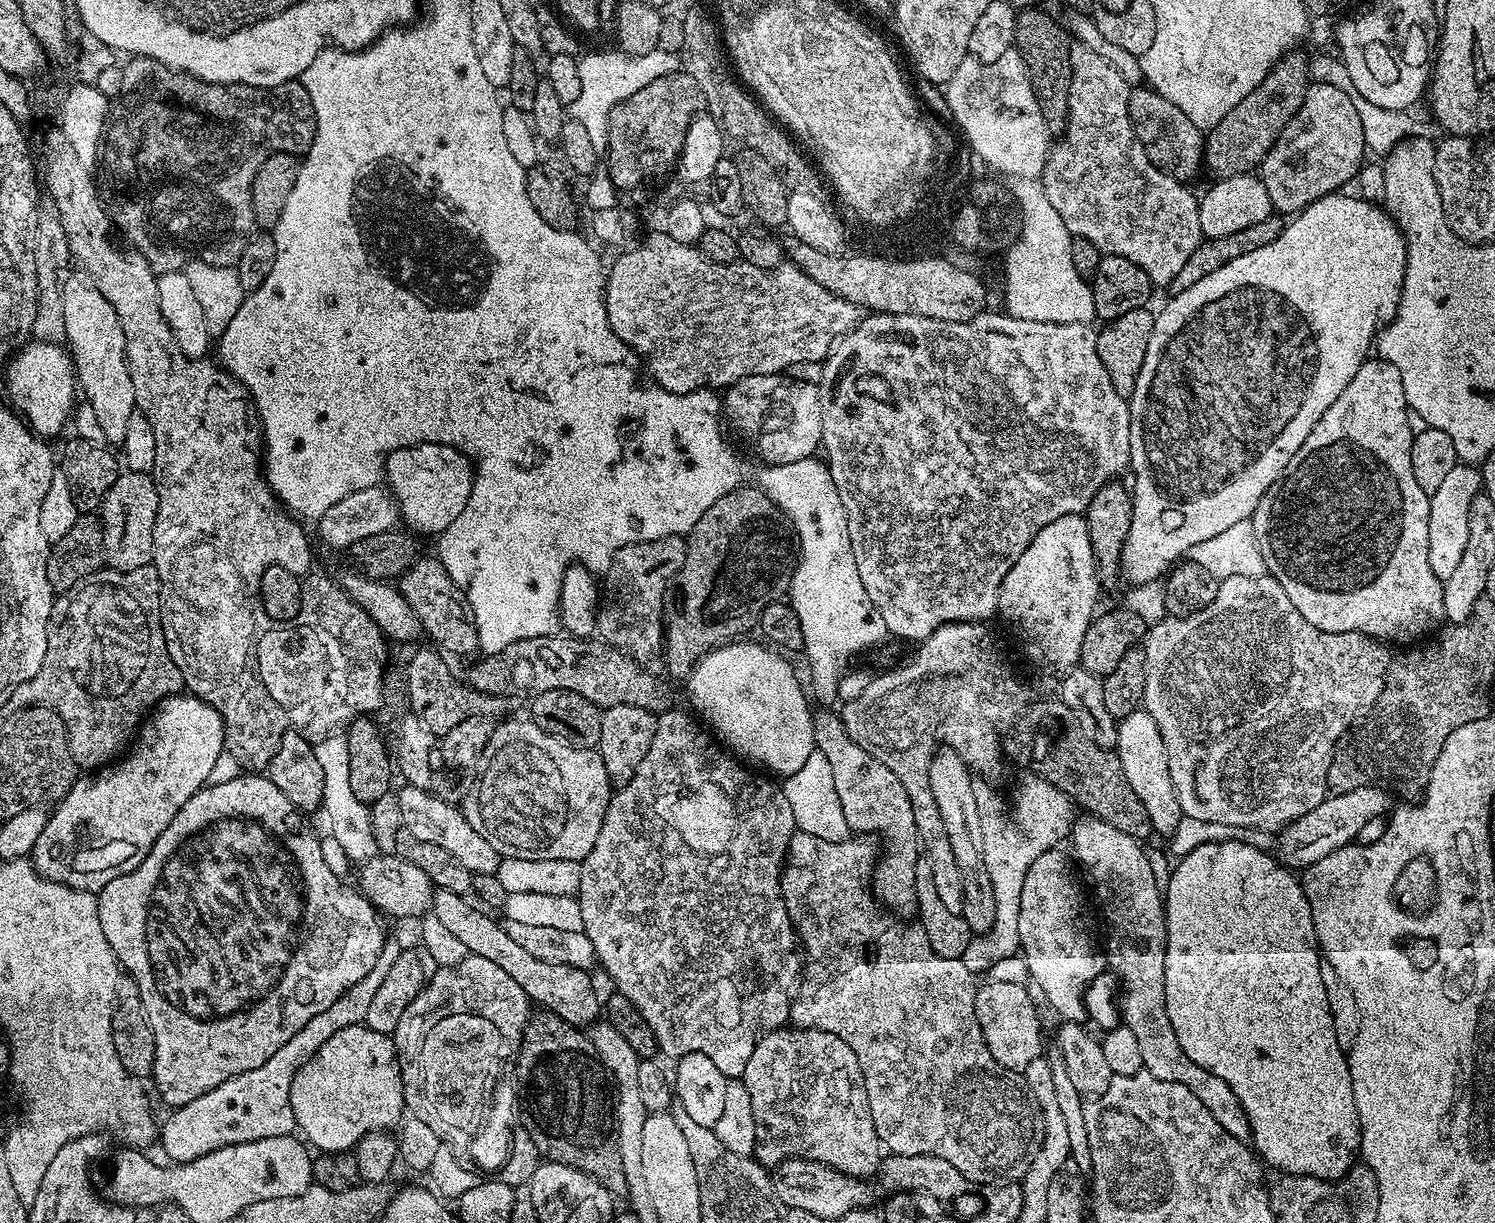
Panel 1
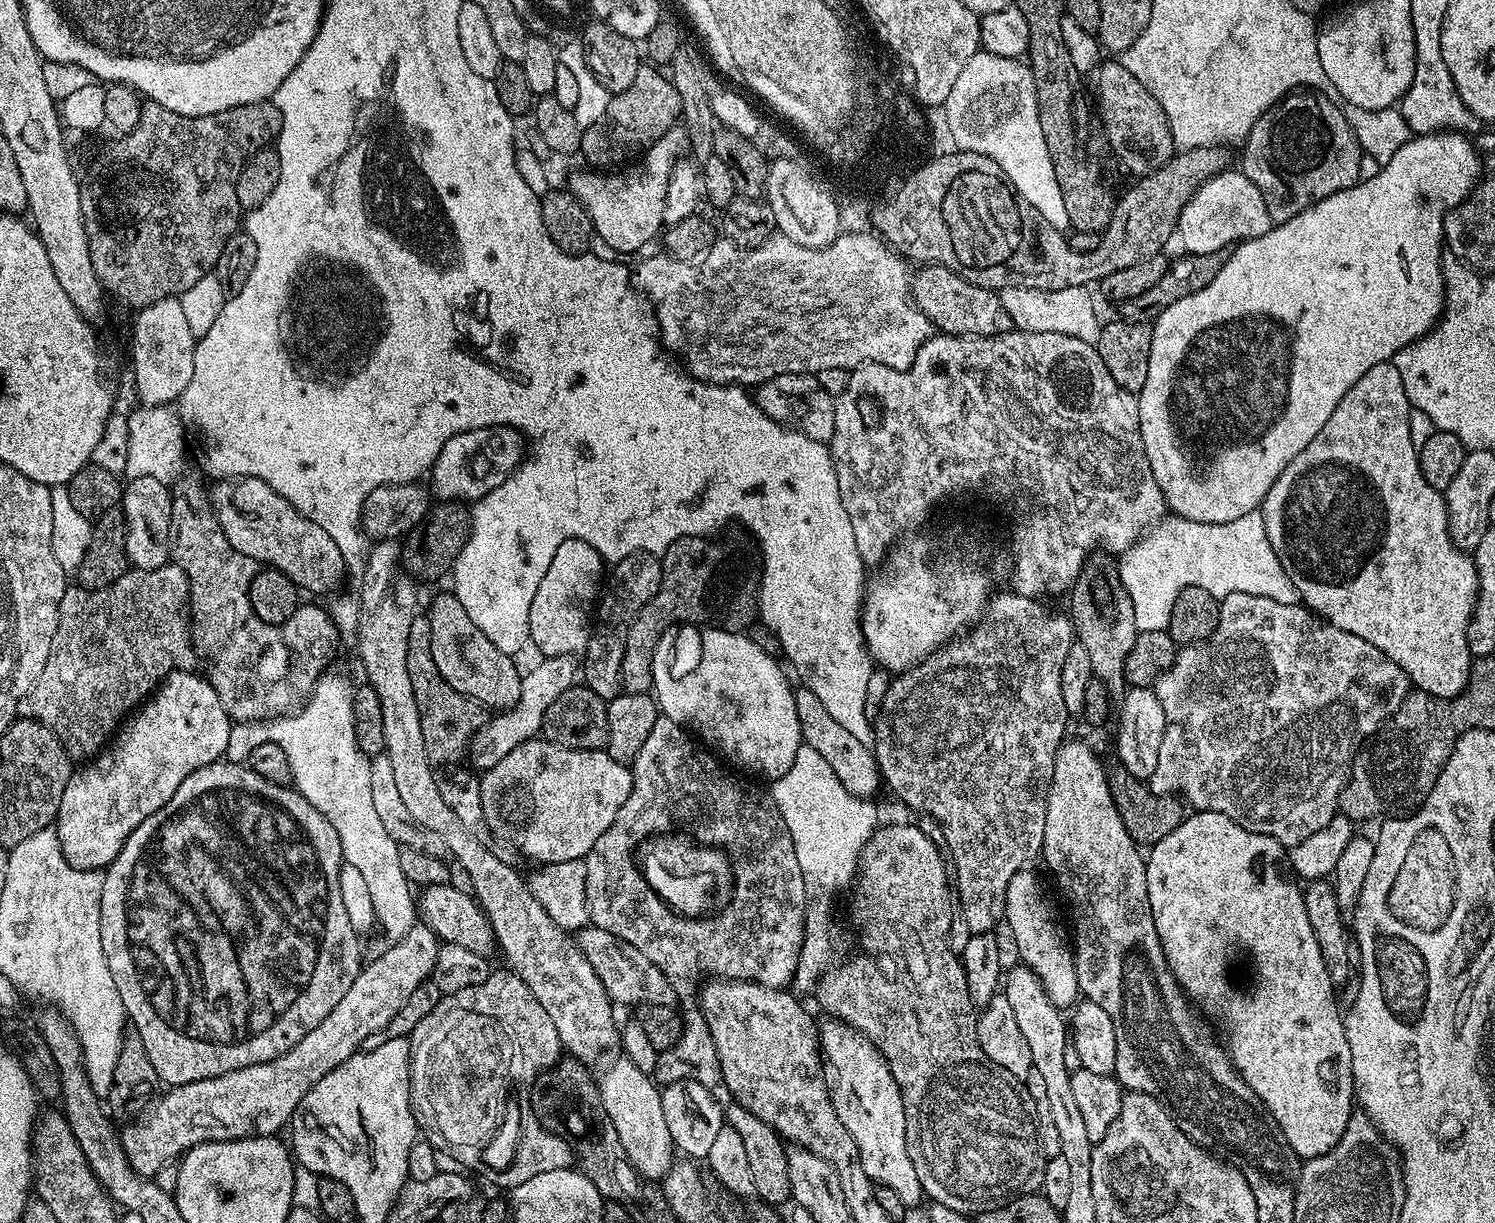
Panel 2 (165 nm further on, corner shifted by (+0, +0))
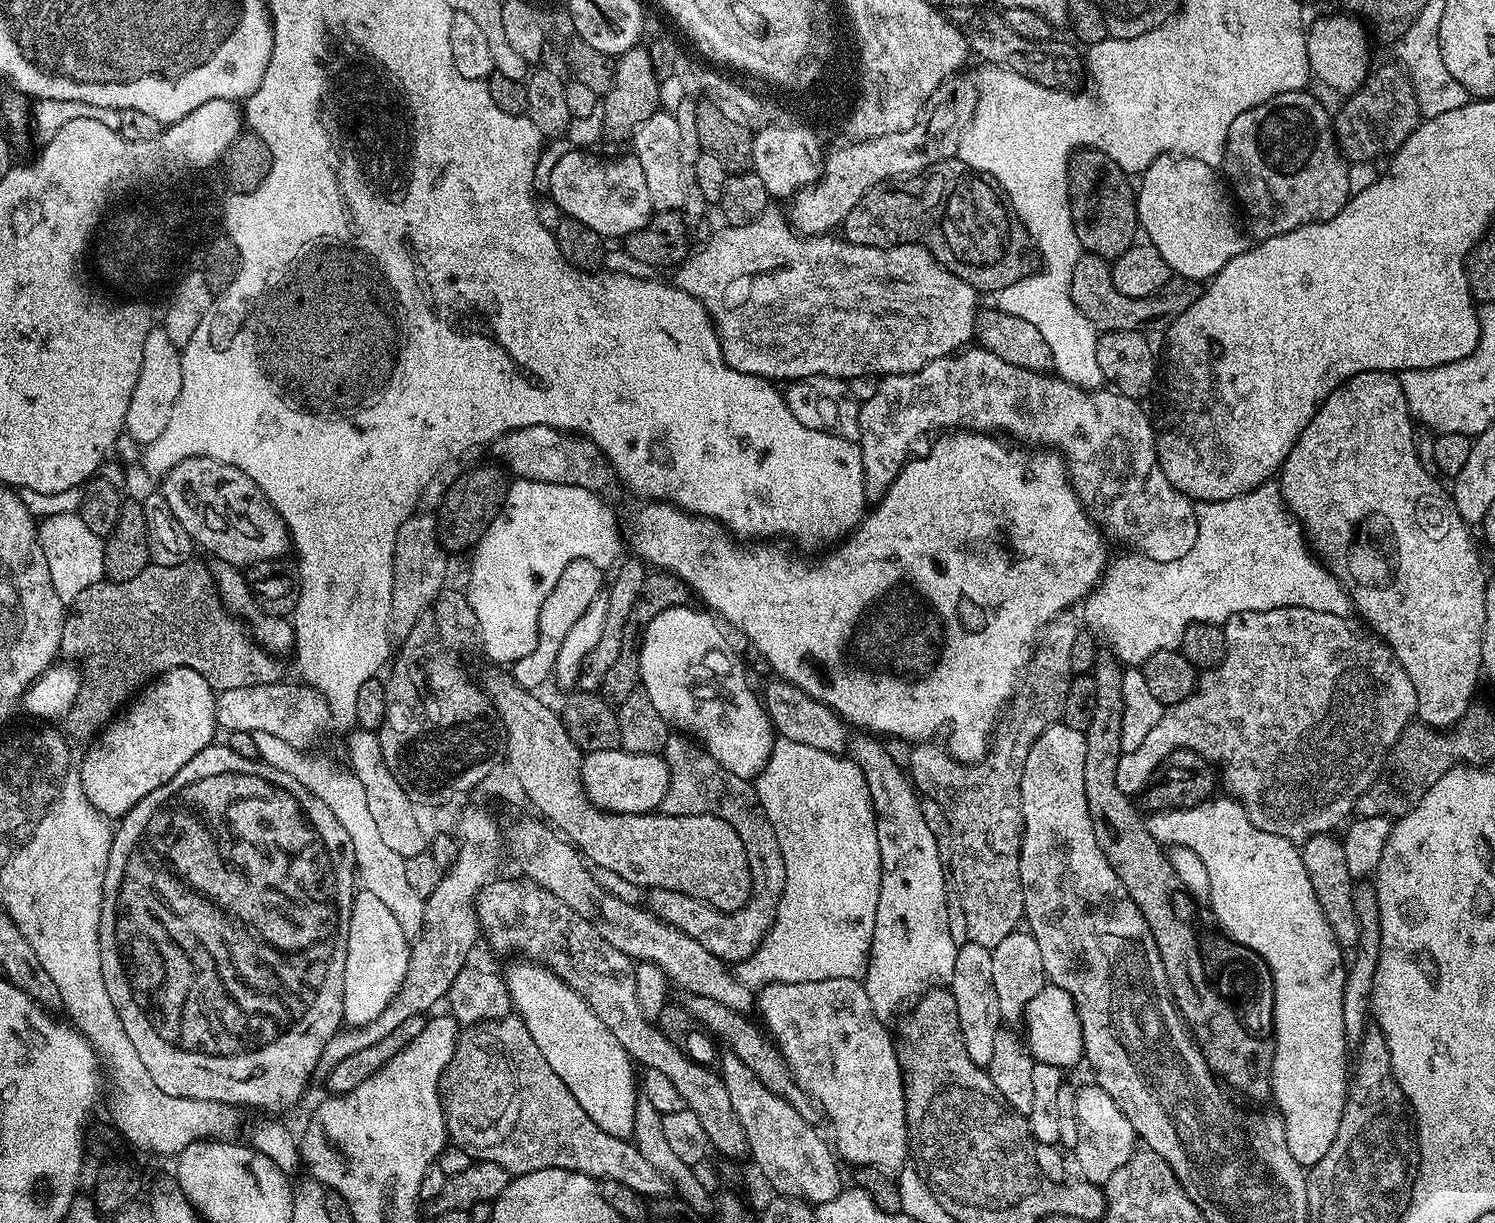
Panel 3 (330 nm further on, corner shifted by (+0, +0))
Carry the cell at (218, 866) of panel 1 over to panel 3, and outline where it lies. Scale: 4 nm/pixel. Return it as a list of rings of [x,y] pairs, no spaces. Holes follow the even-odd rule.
[[[216,742],[207,748],[203,748],[170,782],[158,786],[142,802],[138,802],[115,825],[112,834],[112,845],[108,855],[108,865],[104,875],[104,897],[102,898],[102,914],[100,915],[100,961],[102,962],[102,982],[106,982],[106,994],[110,994],[110,1002],[114,1002],[114,1010],[118,1010],[118,1018],[122,1018],[122,1030],[130,1037],[130,1043],[134,1045],[134,1051],[138,1058],[142,1058],[150,1078],[158,1085],[162,1094],[170,1094],[174,1098],[194,1098],[195,1100],[213,1100],[244,1108],[265,1108],[268,1112],[284,1112],[292,1108],[300,1100],[300,1095],[308,1088],[308,1079],[316,1072],[316,1063],[320,1060],[322,1050],[330,1038],[341,1031],[344,1024],[344,971],[346,970],[346,942],[350,930],[350,914],[352,913],[352,898],[358,891],[358,877],[356,874],[356,859],[354,858],[354,846],[350,842],[350,834],[346,834],[342,822],[334,818],[334,813],[322,798],[310,794],[298,778],[290,778],[282,770],[265,764],[263,760],[251,760],[242,758],[242,754],[234,754],[223,743]]]

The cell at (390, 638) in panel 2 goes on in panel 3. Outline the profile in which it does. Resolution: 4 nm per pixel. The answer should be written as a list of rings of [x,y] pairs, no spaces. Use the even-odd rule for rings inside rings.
[[[417,511],[417,516],[408,516],[396,525],[396,545],[394,546],[394,598],[392,599],[393,641],[403,642],[410,634],[414,622],[418,622],[421,612],[432,605],[437,596],[445,591],[444,579],[448,576],[449,553],[440,544],[436,529],[436,517],[427,511]]]

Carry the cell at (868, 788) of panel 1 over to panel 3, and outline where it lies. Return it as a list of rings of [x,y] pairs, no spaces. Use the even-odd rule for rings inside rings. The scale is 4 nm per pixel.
[[[772,678],[762,691],[764,713],[772,723],[777,737],[790,742],[802,742],[802,746],[814,746],[814,750],[826,750],[835,756],[841,755],[849,747],[849,729],[836,712],[822,702],[818,702],[789,684],[787,680]]]

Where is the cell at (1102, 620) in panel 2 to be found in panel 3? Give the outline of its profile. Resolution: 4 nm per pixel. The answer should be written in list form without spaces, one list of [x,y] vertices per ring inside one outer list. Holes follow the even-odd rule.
[[[1100,654],[1090,675],[1096,683],[1096,705],[1094,718],[1090,718],[1090,726],[1084,733],[1084,777],[1094,842],[1098,842],[1098,850],[1102,850],[1114,874],[1118,874],[1122,886],[1126,886],[1126,894],[1130,894],[1134,906],[1142,910],[1142,918],[1146,918],[1146,926],[1150,926],[1150,934],[1154,934],[1154,946],[1158,946],[1158,958],[1162,958],[1162,970],[1166,970],[1172,1000],[1209,1068],[1229,1089],[1232,1087],[1252,1100],[1267,1101],[1272,1094],[1272,1040],[1257,1040],[1251,1036],[1242,1022],[1238,1022],[1232,1007],[1212,989],[1202,966],[1200,936],[1192,921],[1194,901],[1168,861],[1165,849],[1152,837],[1150,830],[1146,830],[1145,817],[1140,816],[1141,809],[1136,809],[1130,797],[1118,790],[1116,759],[1121,753],[1120,727],[1124,709],[1122,665],[1115,656]]]

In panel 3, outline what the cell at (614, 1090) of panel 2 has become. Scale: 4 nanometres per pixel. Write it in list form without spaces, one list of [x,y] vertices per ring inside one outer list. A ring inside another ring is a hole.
[[[535,962],[512,964],[503,973],[510,990],[512,1007],[524,1021],[530,1038],[542,1050],[542,1058],[550,1062],[550,1070],[566,1082],[566,1086],[578,1098],[578,1106],[606,1130],[606,1134],[621,1138],[631,1137],[634,1130],[634,1114],[638,1099],[638,1076],[632,1073],[633,1061],[628,1051],[606,1030],[602,1018],[590,1010],[586,998],[578,994],[562,978]]]

